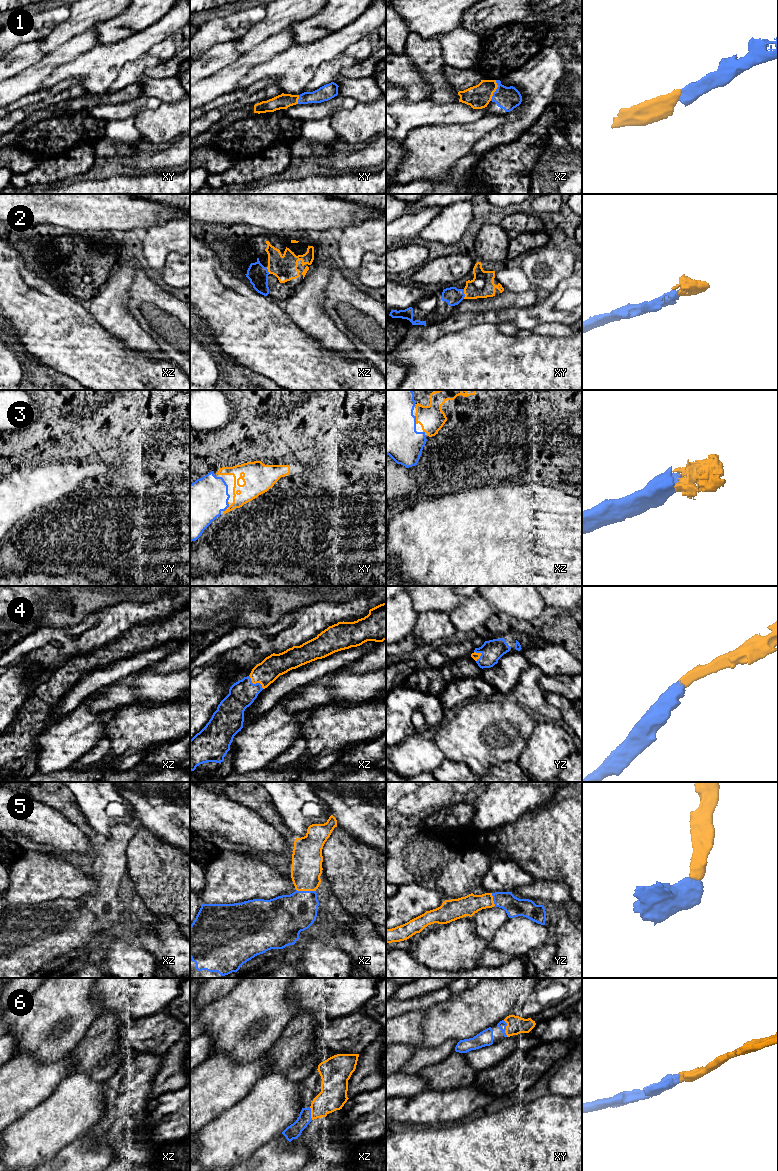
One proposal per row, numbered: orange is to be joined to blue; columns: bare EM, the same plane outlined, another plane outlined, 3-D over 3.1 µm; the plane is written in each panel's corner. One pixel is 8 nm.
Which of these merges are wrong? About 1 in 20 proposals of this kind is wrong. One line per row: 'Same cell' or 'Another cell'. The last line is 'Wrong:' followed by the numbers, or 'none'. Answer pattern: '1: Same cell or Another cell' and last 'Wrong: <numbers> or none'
1: Same cell
2: Same cell
3: Same cell
4: Same cell
5: Same cell
6: Same cell
Wrong: none

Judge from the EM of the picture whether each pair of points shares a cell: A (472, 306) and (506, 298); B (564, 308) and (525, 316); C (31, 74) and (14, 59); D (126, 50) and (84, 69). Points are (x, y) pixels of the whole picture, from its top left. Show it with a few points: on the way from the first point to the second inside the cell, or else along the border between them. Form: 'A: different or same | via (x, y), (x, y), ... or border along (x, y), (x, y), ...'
A: same | via (480, 305), (498, 302)
B: same | via (554, 312), (543, 312), (535, 315)
C: different | border along (45, 55), (10, 78)
D: same | via (116, 55), (106, 60), (97, 69), (94, 69)

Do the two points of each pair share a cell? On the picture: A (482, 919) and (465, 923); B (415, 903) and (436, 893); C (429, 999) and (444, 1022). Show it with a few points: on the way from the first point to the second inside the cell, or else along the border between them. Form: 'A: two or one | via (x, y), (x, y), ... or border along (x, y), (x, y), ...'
A: two | border along (471, 917), (475, 923), (475, 931), (486, 941)
B: one | via (420, 899), (431, 898)
C: two | border along (452, 994), (425, 1012), (423, 1026)

